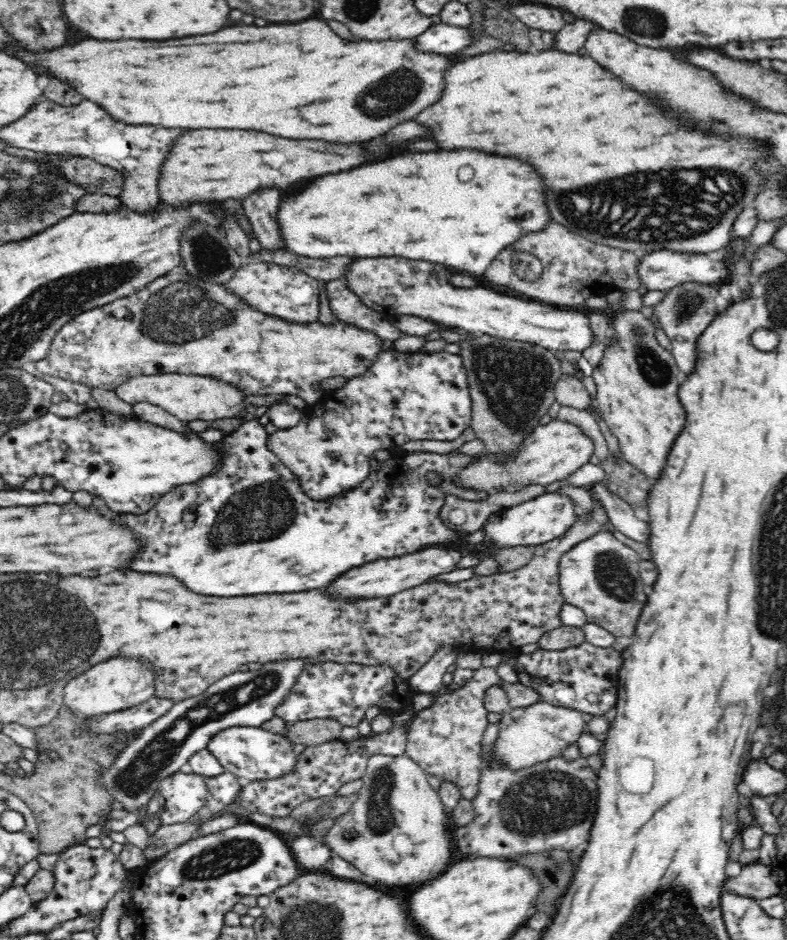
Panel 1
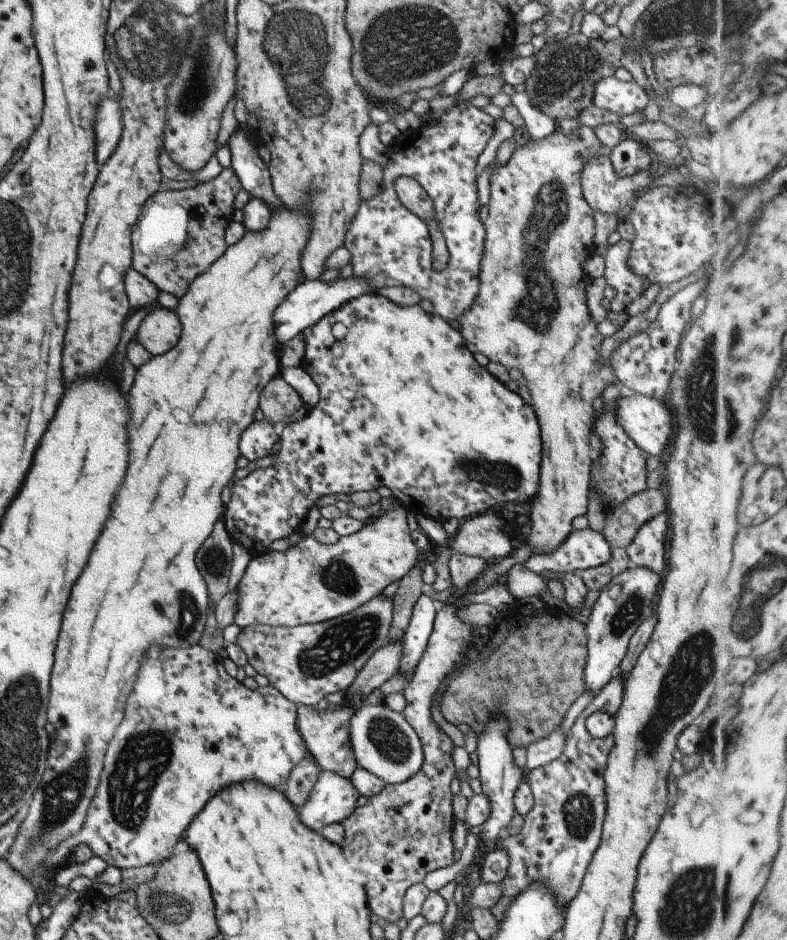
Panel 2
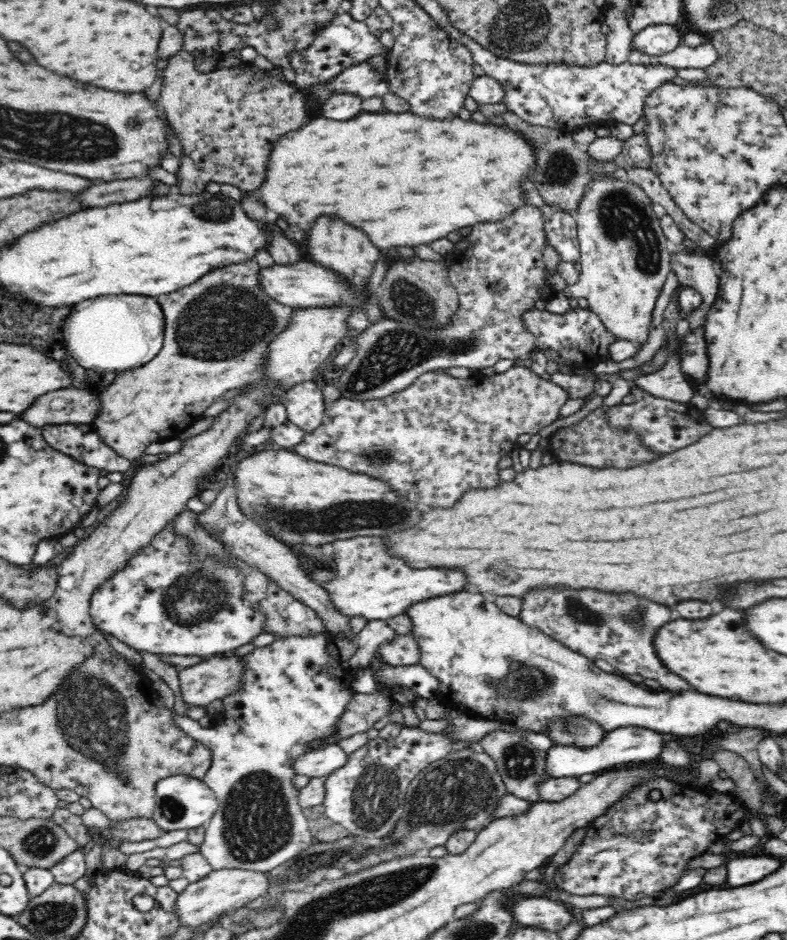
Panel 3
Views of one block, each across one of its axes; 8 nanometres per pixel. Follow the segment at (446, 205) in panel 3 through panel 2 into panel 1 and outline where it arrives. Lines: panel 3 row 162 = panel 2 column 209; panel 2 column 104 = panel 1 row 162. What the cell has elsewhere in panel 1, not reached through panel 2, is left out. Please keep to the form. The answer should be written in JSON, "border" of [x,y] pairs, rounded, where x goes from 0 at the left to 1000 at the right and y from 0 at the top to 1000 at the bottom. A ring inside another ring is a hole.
{"border":[[[630,53],[592,63],[592,66],[587,66],[587,68],[573,70],[564,81],[562,104],[554,111],[549,111],[546,115],[541,115],[539,119],[534,119],[531,126],[526,126],[526,128],[531,132],[539,132],[539,136],[544,136],[544,147],[551,149],[557,153],[557,157],[612,160],[612,162],[633,164],[633,166],[651,166],[651,168],[658,168],[658,170],[679,177],[689,189],[689,196],[691,196],[694,217],[696,217],[701,236],[709,236],[709,238],[724,243],[727,247],[740,249],[740,252],[750,257],[807,268],[811,272],[837,266],[853,266],[879,271],[893,271],[898,268],[907,268],[907,266],[920,268],[928,255],[933,253],[930,250],[933,234],[943,223],[956,219],[956,213],[967,196],[963,185],[956,181],[958,170],[966,170],[966,166],[971,164],[971,160],[961,151],[917,149],[910,145],[895,145],[889,138],[882,138],[882,136],[861,134],[856,123],[846,123],[844,117],[834,115],[831,109],[826,109],[826,104],[798,96],[793,89],[788,89],[788,85],[778,77],[760,70],[752,62],[734,60],[734,57],[717,57],[709,53],[696,53],[696,55],[686,55],[686,57],[658,57],[653,54],[635,55]],[[877,209],[884,209],[884,215],[879,221],[874,221],[874,215],[879,215]],[[740,211],[750,215],[747,221],[740,221]],[[801,217],[803,217],[803,221],[801,221]],[[864,240],[867,240],[867,251],[864,251]]]}

